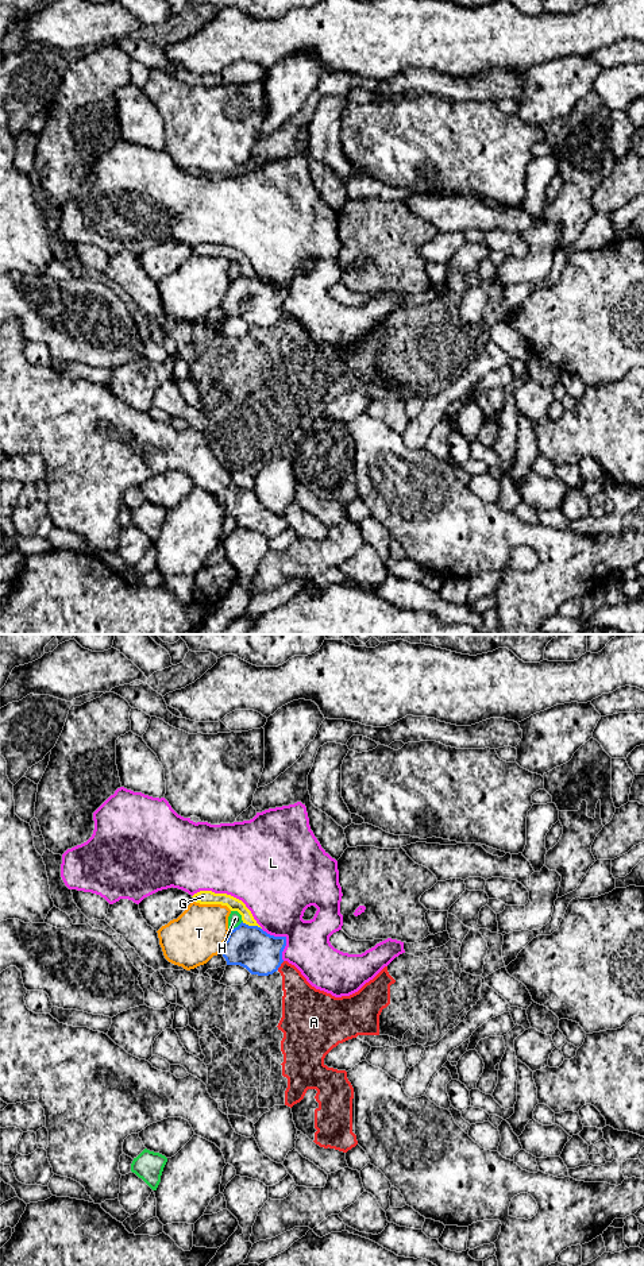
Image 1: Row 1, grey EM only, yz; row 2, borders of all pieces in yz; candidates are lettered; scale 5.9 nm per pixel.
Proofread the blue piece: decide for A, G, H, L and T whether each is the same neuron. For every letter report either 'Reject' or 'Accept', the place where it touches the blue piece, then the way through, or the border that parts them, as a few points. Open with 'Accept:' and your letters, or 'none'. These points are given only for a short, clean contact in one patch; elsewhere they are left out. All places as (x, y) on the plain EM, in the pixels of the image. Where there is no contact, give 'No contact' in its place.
Accept: none
A: Reject. Touches blue at yz (280, 317). Boundary: yz (284, 313), (277, 321)
G: Reject. Touches blue at yz (251, 278)
H: Reject. Touches blue at yz (235, 280). Boundary: yz (242, 273), (230, 284)
L: Reject. Touches blue at yz (284, 289)
T: Reject. Touches blue at yz (224, 294)

